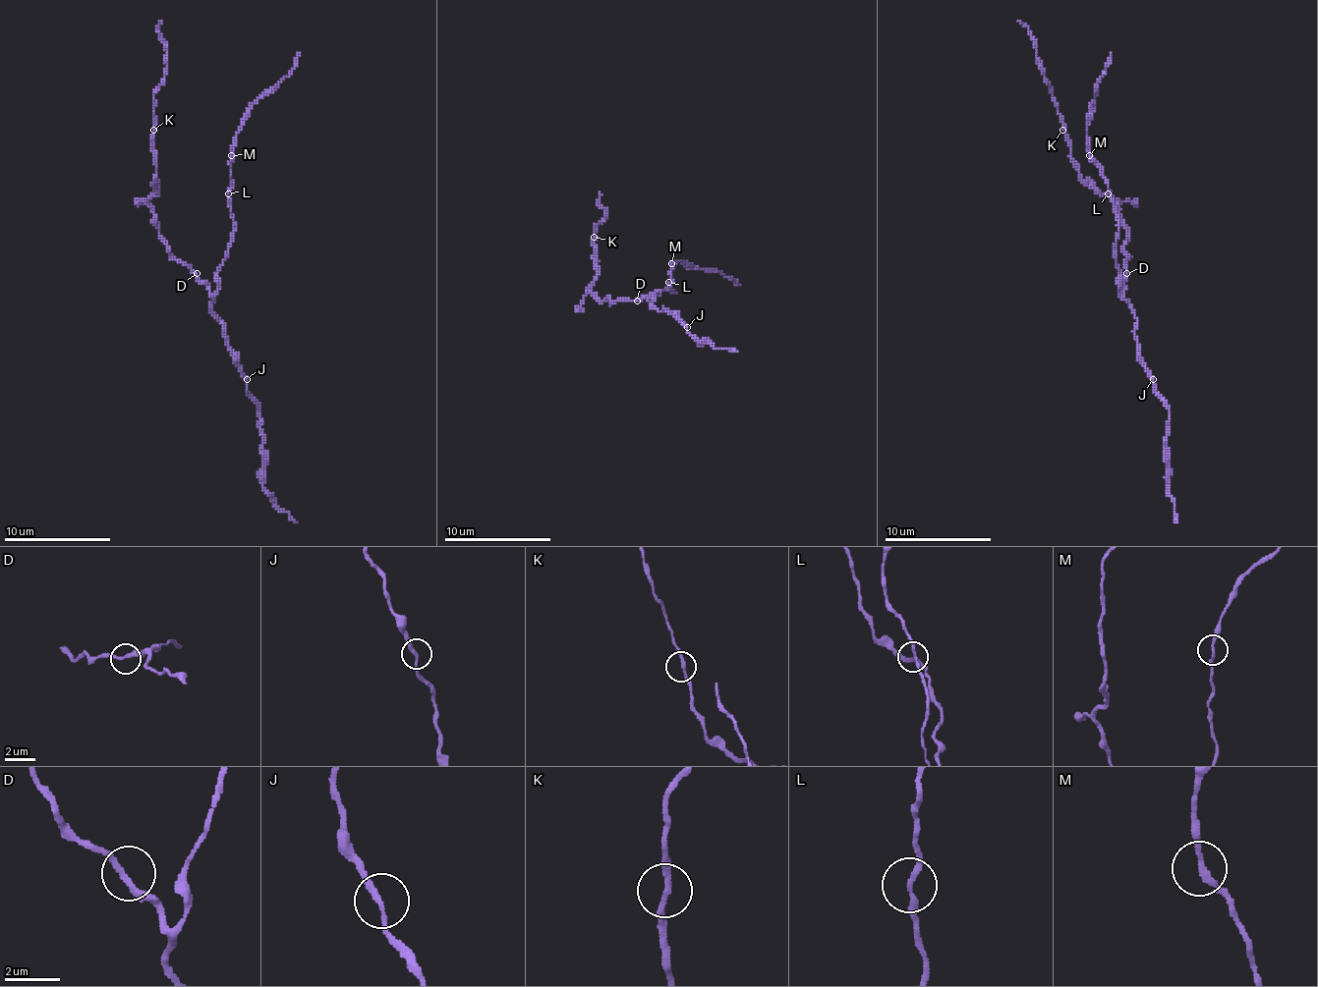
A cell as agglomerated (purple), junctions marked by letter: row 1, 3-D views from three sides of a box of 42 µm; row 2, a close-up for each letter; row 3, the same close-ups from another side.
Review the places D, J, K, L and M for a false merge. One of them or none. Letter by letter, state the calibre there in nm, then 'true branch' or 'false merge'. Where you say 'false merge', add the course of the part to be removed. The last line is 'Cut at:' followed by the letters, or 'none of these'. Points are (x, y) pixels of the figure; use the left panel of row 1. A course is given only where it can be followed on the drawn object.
D: calibre 220 nm; true branch
J: calibre 200 nm; true branch
K: calibre 200 nm; true branch
L: calibre 190 nm; true branch
M: calibre 200 nm; true branch
Cut at: none of these

